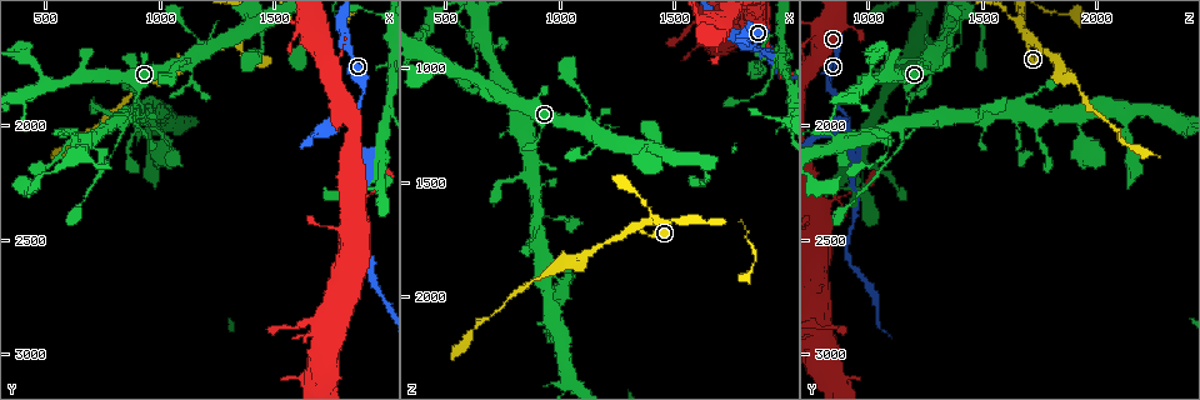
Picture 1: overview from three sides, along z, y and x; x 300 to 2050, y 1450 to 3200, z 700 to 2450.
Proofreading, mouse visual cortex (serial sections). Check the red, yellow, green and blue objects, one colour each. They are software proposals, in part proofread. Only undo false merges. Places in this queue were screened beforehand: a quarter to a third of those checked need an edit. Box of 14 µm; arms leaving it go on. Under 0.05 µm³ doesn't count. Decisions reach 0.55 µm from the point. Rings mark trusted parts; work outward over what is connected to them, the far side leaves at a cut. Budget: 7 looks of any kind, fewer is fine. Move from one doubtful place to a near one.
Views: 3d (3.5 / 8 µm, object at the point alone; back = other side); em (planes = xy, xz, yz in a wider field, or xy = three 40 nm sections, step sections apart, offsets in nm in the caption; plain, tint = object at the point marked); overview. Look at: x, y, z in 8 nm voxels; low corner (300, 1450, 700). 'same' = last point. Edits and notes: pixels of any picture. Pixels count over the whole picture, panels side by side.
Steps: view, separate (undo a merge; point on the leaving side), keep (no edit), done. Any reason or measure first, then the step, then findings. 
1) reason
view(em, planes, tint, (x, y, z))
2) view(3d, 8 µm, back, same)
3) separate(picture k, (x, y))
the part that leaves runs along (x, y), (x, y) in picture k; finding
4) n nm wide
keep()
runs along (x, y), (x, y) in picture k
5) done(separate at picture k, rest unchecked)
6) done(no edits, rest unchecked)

abrupt turn
view(3d, 3.5 µm, (840, 1960, 1160))

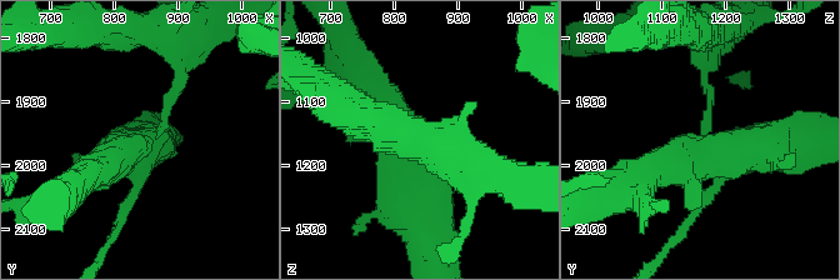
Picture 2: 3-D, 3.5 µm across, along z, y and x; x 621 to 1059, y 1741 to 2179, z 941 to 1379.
view(em, xy, step 2, tint, (840, 1965, 1170))

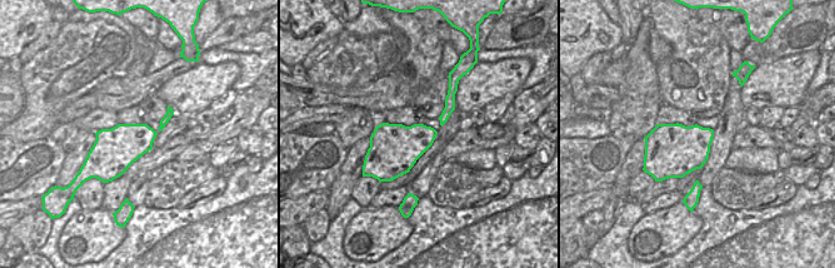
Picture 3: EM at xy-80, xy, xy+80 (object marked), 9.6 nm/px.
arms of 150, 150, 450, 600 nm
keep()
runs along (704, 80), (708, 145), (784, 141) in picture 2; all the same cell

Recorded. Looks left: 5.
view(3d, 3.5 µm, (610, 2070, 1100))

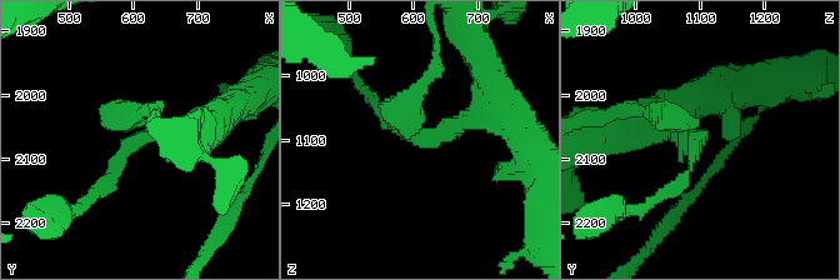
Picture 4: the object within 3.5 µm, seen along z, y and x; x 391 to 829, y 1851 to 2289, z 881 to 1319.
shape alone is not enough
view(em, xy, step 1, tint, (600, 2075, 1095))

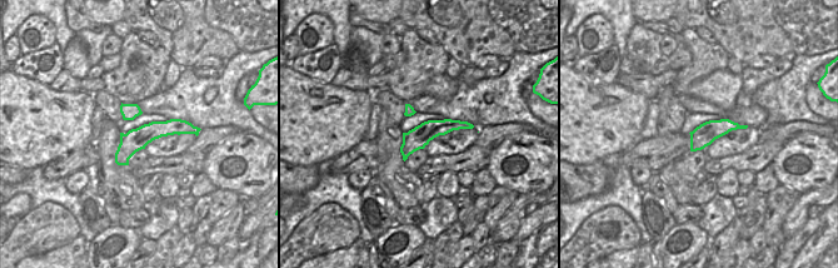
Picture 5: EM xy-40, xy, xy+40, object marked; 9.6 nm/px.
keep()
runs along (193, 130), (151, 130), (118, 159) in picture 5; one cell here

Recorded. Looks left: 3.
three-way junction
view(3d, 8 µm, (1330, 1650, 1700))

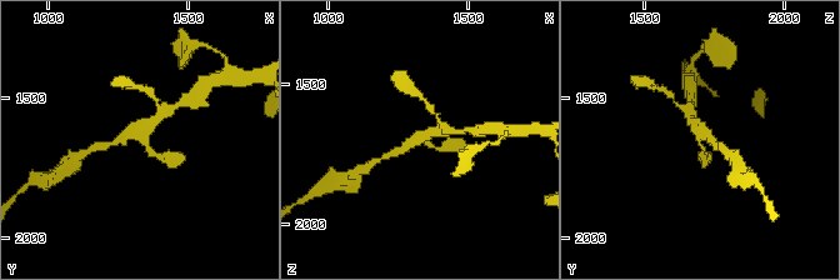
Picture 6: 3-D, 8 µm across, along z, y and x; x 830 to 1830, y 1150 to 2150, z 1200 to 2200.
3 arms; arms of 150, 250, 300 nm; now the EM
view(em, planes, tint, (1320, 1650, 1700))

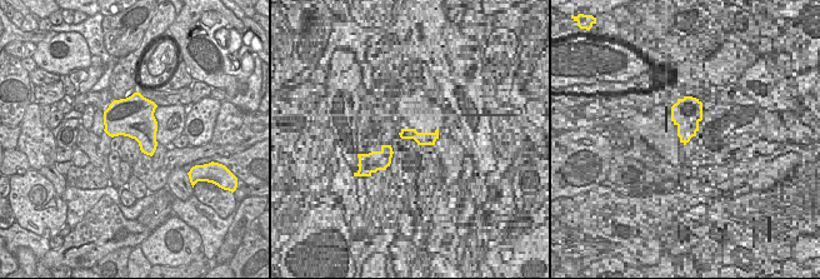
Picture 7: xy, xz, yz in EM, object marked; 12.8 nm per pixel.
keep()
runs along (164, 156), (134, 131), (113, 143) in picture 6; continuous, no second cell

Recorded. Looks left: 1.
done(no edits, rest unchecked)

